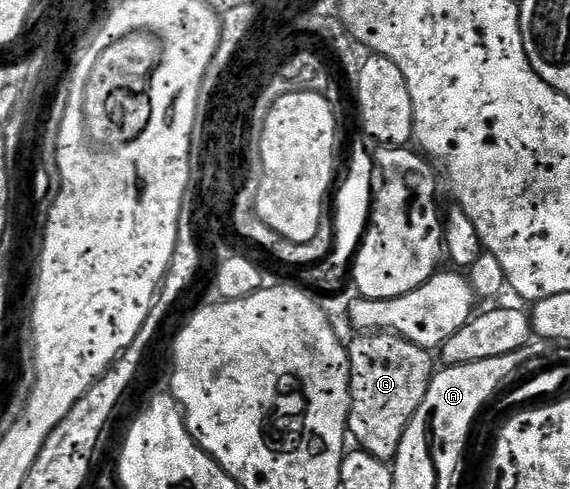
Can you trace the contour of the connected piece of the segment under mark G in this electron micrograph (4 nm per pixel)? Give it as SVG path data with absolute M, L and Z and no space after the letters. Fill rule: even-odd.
M364 332L354 337L355 341L347 344L347 357L349 358L349 366L351 367L351 409L349 410L349 418L347 419L347 431L352 441L356 440L358 447L364 452L373 454L373 458L381 458L388 462L394 461L397 454L397 446L401 446L401 434L405 434L405 426L409 426L409 422L413 418L413 414L417 414L417 406L421 406L421 398L425 398L425 390L429 390L429 382L433 375L433 367L431 368L432 353L428 349L411 344L407 340L401 339L393 332Z

